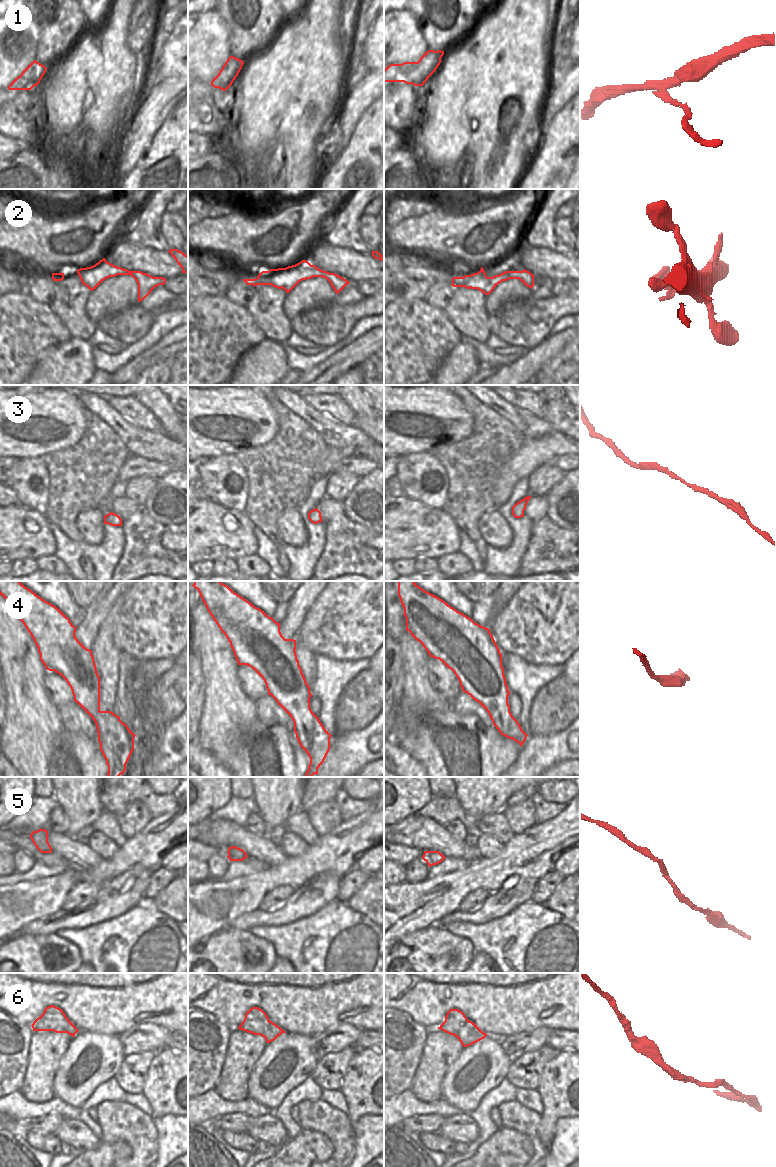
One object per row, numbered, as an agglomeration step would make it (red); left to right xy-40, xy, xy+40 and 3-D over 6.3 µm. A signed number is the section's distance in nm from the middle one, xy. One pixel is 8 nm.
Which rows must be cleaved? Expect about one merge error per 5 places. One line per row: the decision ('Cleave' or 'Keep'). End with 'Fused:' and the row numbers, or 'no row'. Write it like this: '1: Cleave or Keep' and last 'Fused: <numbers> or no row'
1: Cleave
2: Cleave
3: Keep
4: Keep
5: Keep
6: Keep
Fused: 1, 2

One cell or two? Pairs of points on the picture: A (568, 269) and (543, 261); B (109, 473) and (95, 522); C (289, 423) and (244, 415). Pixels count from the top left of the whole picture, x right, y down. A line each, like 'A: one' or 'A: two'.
A: one
B: two
C: two

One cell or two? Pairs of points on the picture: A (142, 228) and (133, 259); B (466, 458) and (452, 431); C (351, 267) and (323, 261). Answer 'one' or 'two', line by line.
A: two
B: two
C: one

